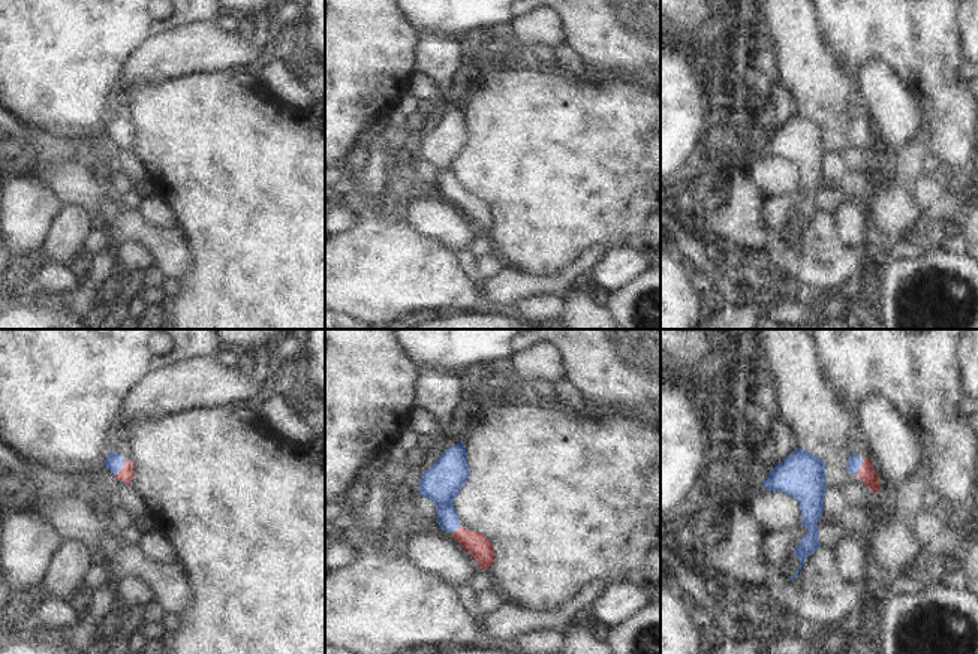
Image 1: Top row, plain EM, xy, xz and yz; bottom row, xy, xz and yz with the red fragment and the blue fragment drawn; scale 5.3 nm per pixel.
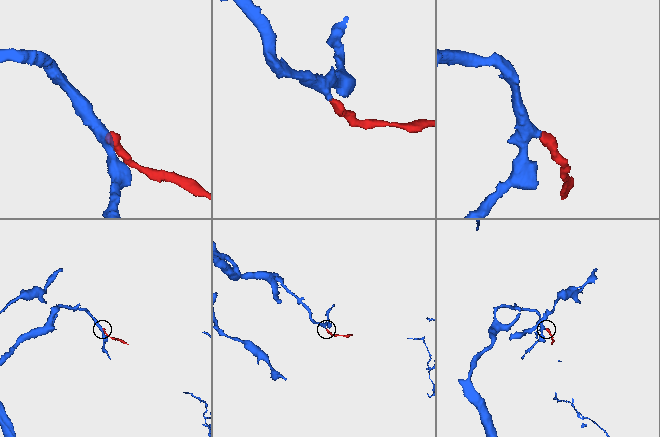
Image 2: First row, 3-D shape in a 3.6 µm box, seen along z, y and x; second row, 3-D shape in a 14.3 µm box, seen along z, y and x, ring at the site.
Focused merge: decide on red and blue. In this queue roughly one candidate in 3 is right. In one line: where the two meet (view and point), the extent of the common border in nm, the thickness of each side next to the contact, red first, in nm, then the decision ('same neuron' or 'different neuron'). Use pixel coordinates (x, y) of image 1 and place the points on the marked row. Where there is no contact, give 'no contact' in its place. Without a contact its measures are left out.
xy (122, 467) | 110 nm | 80/90 nm | same neuron

